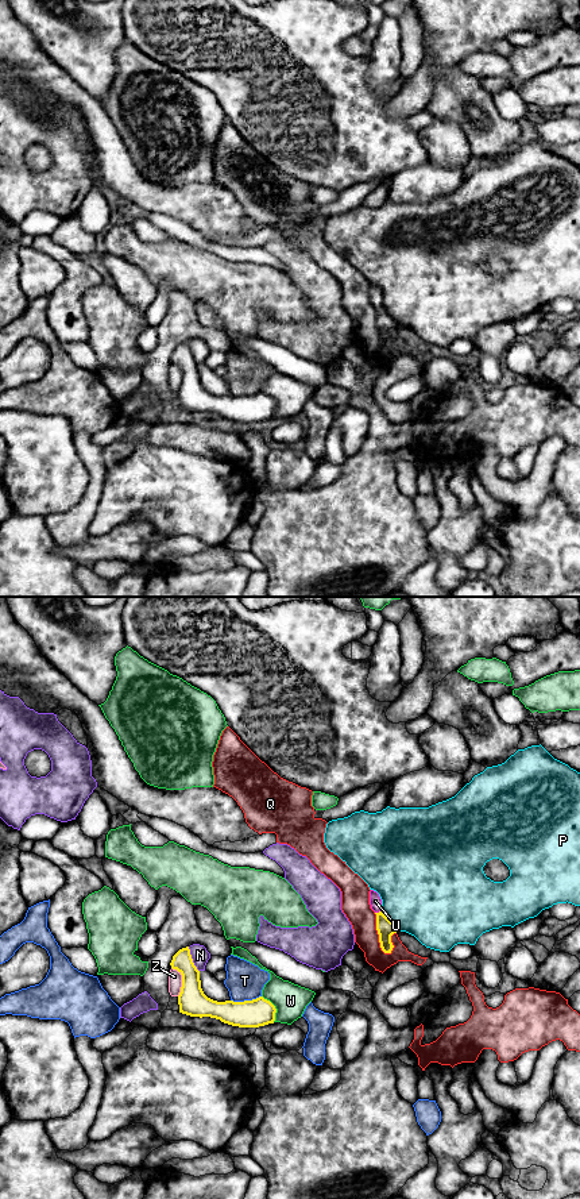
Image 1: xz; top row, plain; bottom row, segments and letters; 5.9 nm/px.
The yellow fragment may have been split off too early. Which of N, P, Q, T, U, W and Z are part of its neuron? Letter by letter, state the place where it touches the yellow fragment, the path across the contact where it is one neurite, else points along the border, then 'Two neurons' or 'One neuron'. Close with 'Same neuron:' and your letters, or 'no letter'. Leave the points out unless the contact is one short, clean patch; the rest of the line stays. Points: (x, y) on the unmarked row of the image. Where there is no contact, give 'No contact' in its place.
N: Touches yellow at xz (192, 354). Two neurons
P: Touches yellow at xz (387, 313). Two neurons
Q: Touches yellow at xz (379, 331). Two neurons
T: Touches yellow at xz (246, 396). Two neurons
U: Touches yellow at xz (379, 307). Path across: xz (385, 322), (379, 307), (375, 296). One neuron
W: Touches yellow at xz (274, 403). Two neurons
Z: Touches yellow at xz (182, 376). Two neurons
Same neuron: U

